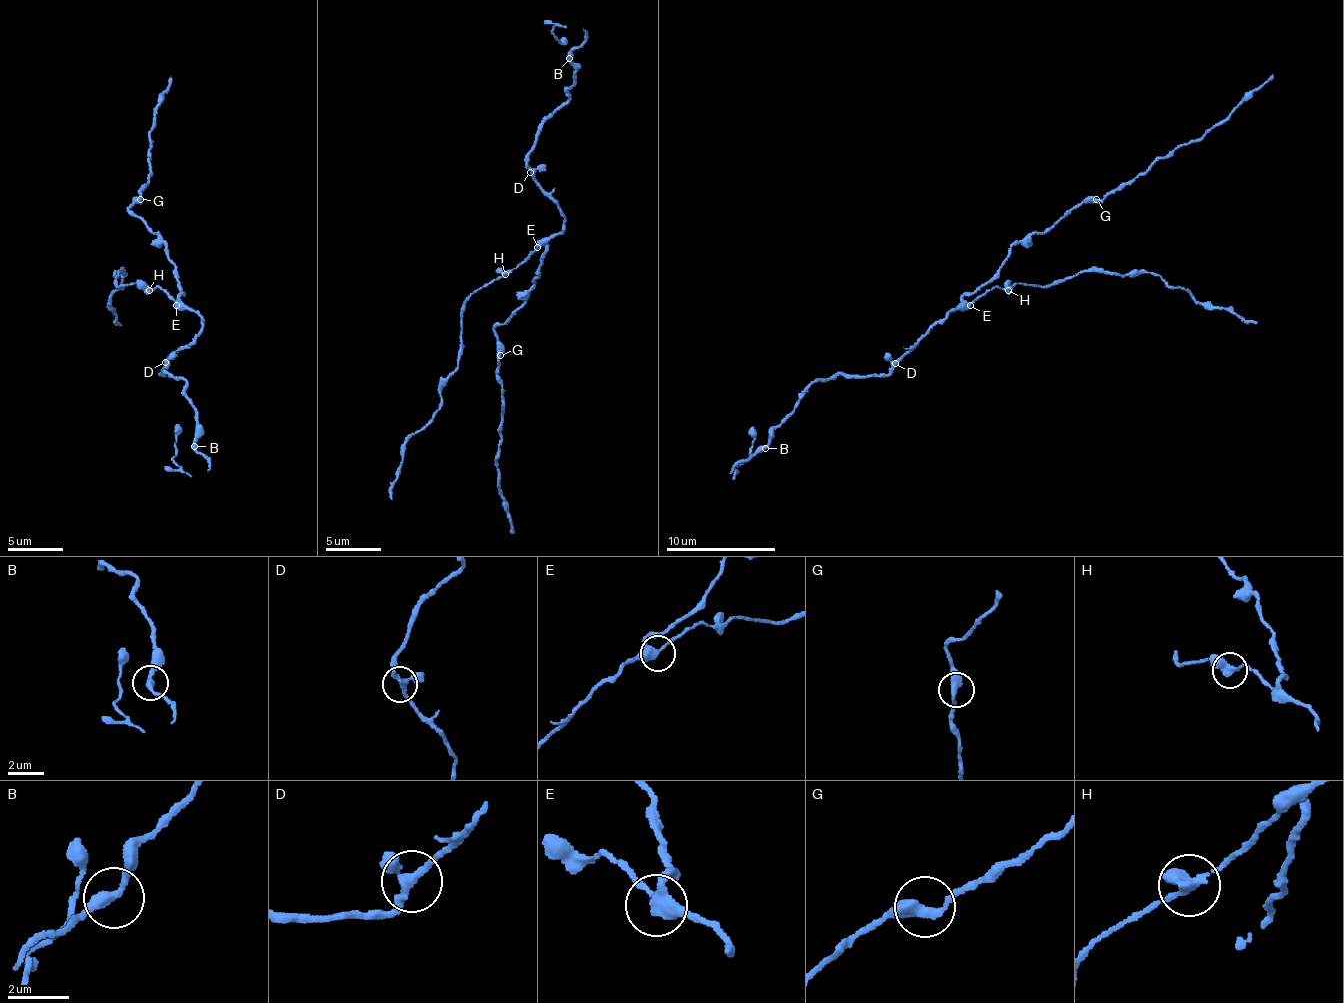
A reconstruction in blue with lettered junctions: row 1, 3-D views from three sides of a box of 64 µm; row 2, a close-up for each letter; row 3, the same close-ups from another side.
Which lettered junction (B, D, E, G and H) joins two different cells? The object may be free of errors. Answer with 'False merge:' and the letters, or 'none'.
False merge: H

